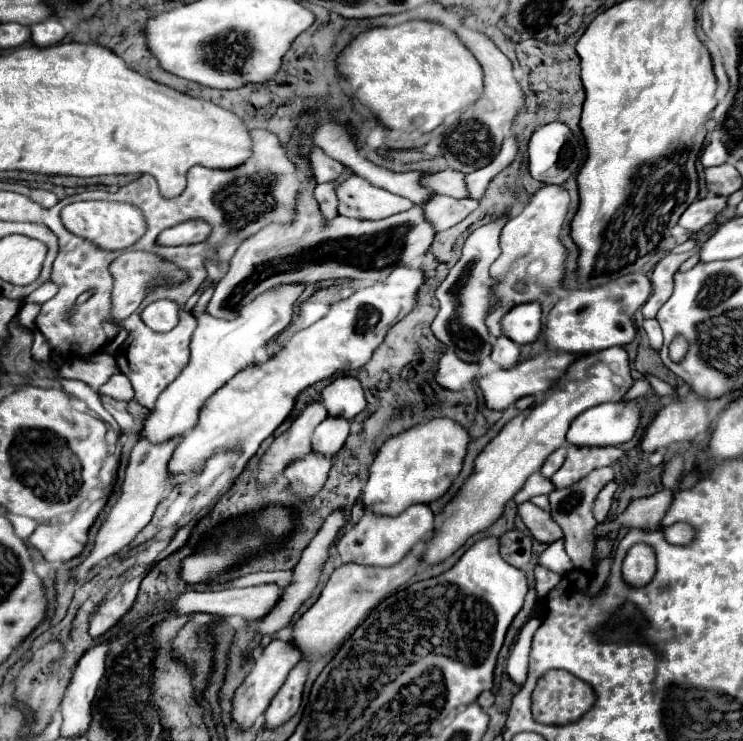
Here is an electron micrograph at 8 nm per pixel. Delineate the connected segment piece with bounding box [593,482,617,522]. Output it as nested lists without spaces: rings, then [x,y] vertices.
[[[609,482],[597,496],[595,500],[595,506],[593,506],[593,516],[597,522],[603,522],[605,516],[609,514],[609,508],[611,508],[611,500],[613,500],[613,494],[617,490],[617,484],[615,482]]]

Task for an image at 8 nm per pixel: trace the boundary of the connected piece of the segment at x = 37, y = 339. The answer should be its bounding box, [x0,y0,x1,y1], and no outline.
[31,330,51,360]

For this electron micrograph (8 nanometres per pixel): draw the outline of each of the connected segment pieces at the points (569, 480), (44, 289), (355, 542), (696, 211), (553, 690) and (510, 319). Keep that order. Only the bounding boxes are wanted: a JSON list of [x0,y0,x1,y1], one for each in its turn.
[[553,446,623,488],[23,280,57,304],[337,506,435,566],[679,196,727,232],[533,670,595,724],[503,302,541,344]]

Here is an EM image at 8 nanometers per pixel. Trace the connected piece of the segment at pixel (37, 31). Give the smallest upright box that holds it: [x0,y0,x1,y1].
[29,18,67,46]

